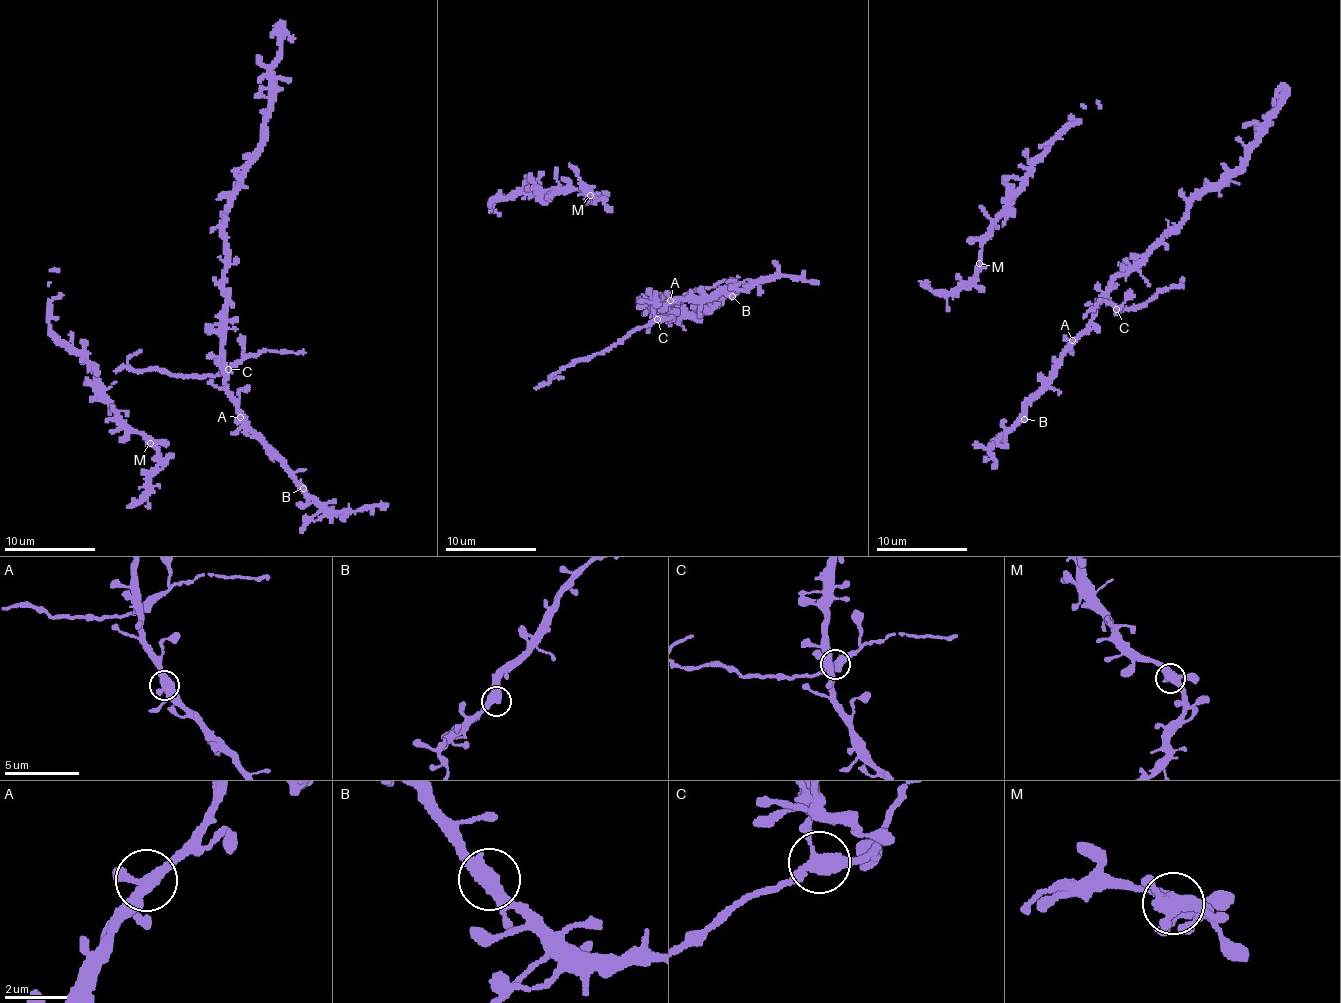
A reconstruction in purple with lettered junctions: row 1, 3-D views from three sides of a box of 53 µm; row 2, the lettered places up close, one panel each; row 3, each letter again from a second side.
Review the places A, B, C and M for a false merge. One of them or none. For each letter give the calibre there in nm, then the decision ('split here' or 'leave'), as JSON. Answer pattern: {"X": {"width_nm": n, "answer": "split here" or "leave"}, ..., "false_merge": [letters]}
{"A": {"width_nm": 400, "answer": "leave"}, "B": {"width_nm": 380, "answer": "leave"}, "C": {"width_nm": 400, "answer": "leave"}, "M": {"width_nm": 380, "answer": "leave"}, "false_merge": []}

